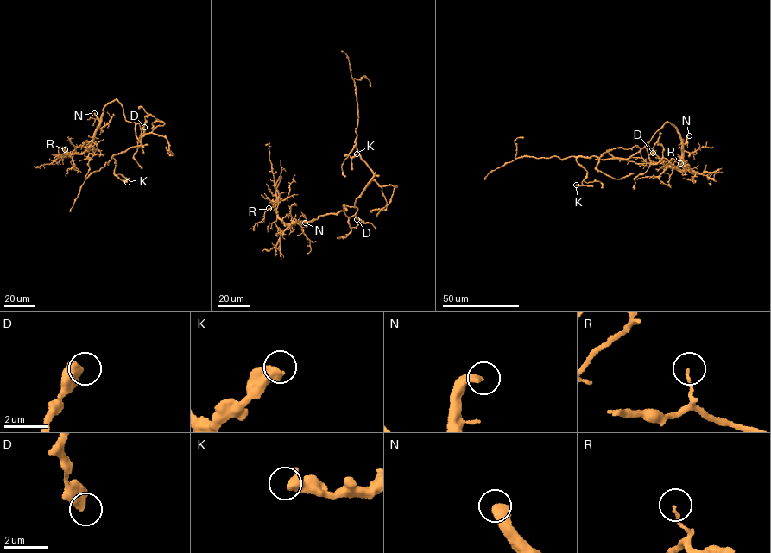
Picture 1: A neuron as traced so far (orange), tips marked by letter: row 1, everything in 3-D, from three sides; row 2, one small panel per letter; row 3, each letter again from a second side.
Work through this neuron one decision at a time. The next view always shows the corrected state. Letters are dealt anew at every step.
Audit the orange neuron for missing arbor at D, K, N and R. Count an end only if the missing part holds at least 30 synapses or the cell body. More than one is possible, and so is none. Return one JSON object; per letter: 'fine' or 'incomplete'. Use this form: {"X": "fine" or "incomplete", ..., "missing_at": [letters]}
{"D": "fine", "K": "fine", "N": "incomplete", "R": "fine", "missing_at": ["N"]}

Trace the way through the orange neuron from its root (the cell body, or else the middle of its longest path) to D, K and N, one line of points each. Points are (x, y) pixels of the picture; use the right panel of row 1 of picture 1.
D: (642, 147), (644, 146), (648, 154), (653, 153)
K: (642, 147), (627, 159), (578, 157), (577, 161), (586, 171), (587, 176), (582, 185), (576, 185)
N: (642, 147), (666, 122), (678, 131), (684, 144), (689, 135)

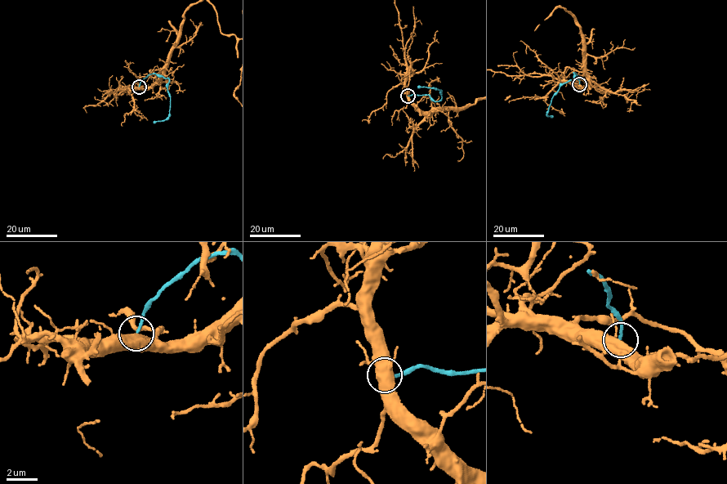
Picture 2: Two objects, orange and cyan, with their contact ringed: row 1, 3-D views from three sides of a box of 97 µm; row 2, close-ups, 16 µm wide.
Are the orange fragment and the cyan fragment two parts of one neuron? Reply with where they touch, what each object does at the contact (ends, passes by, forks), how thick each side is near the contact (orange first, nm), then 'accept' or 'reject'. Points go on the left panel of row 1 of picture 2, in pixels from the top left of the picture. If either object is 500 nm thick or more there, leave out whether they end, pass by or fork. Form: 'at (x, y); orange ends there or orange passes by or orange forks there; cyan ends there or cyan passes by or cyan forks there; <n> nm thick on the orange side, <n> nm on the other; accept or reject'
at (139, 87); 700 nm thick on the orange side, 150 nm on the other; reject

